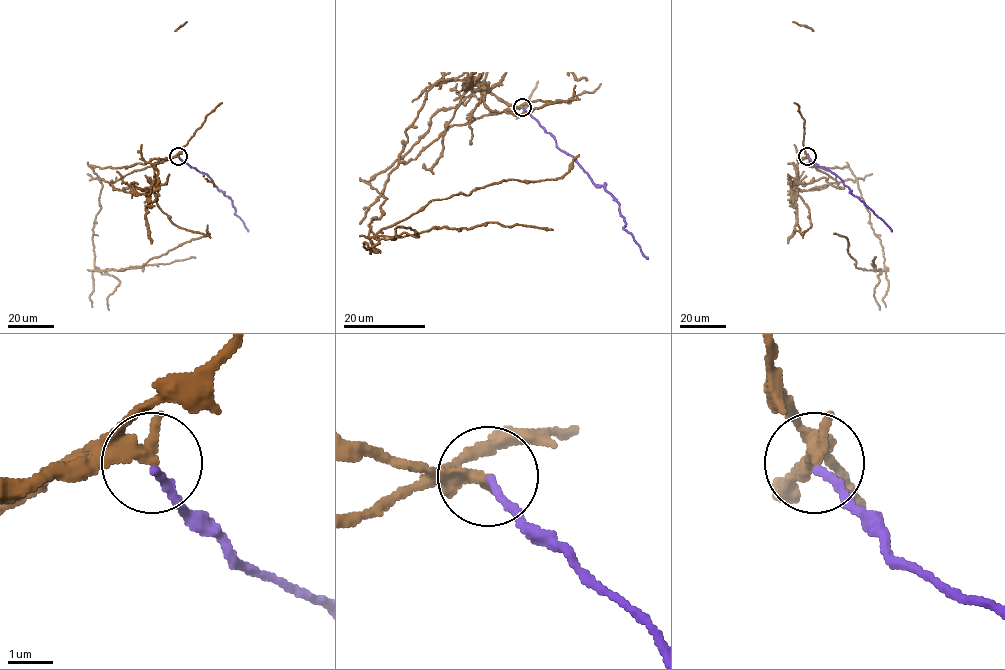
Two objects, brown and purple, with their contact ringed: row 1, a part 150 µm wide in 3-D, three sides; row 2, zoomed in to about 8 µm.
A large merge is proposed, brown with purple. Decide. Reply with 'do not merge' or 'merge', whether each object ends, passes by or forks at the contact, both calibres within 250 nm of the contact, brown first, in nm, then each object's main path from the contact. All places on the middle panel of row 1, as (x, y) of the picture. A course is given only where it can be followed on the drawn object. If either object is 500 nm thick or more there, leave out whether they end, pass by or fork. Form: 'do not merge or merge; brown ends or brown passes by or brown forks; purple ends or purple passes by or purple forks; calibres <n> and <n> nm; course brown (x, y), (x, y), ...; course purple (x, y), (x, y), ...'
do not merge; brown passes by; purple ends; calibres 240 and 170 nm; course brown (523, 107), (476, 90), (438, 110), (364, 181), (386, 199), (373, 246), (432, 201), (561, 178), (579, 154); course purple (523, 107), (591, 181), (603, 185), (619, 204), (623, 227), (648, 259)

